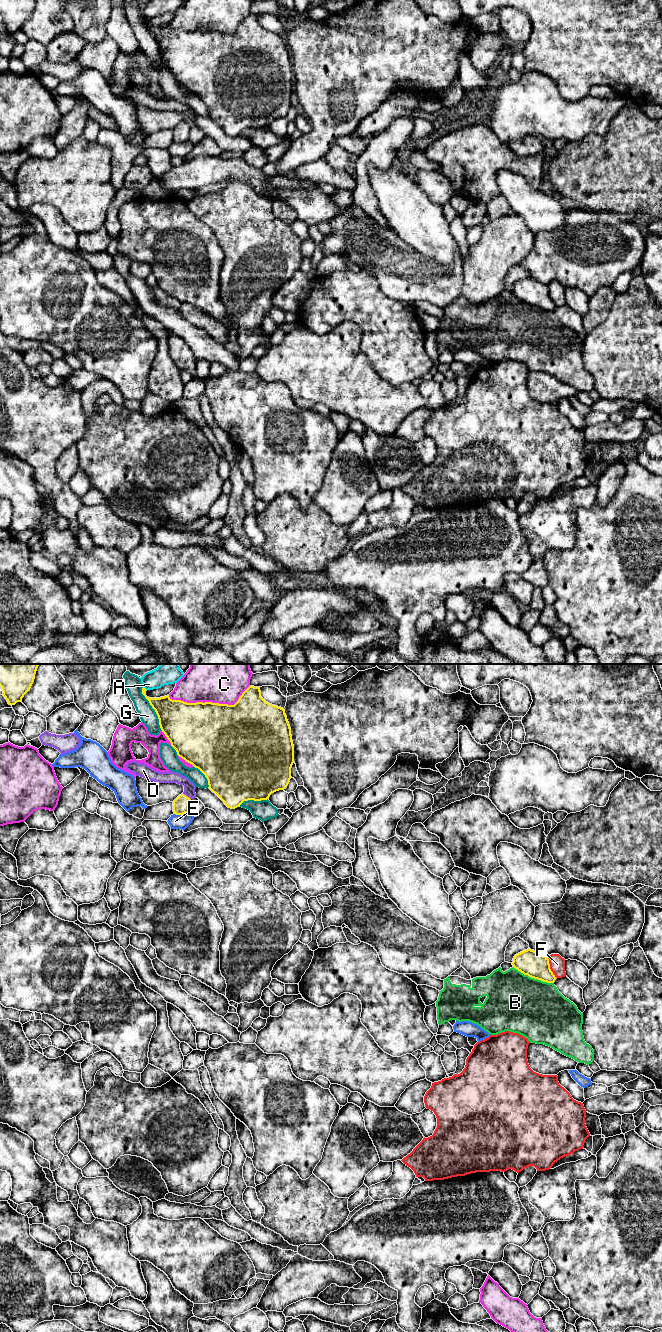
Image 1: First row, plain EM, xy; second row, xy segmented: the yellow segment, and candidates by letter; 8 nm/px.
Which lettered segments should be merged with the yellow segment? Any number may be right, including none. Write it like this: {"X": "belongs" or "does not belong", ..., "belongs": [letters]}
{"A": "does not belong", "B": "does not belong", "C": "does not belong", "D": "does not belong", "E": "does not belong", "F": "does not belong", "G": "does not belong", "belongs": []}

